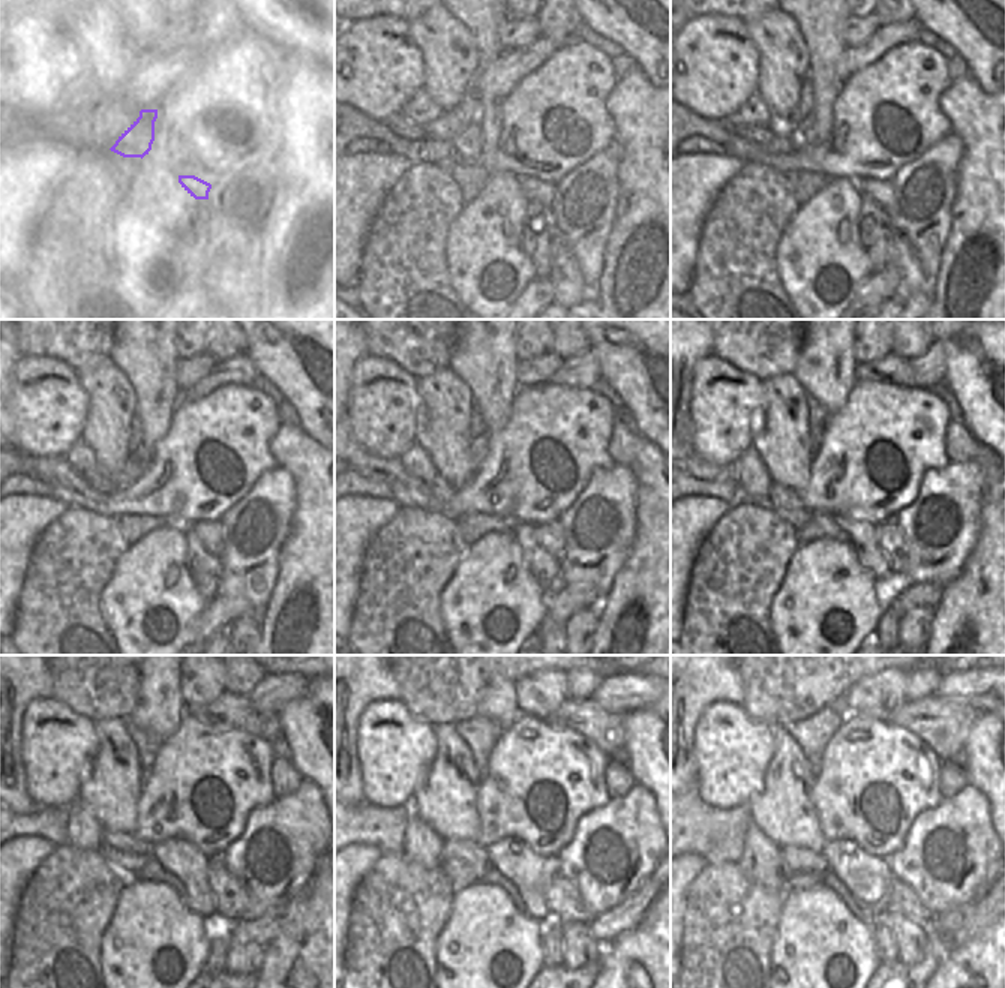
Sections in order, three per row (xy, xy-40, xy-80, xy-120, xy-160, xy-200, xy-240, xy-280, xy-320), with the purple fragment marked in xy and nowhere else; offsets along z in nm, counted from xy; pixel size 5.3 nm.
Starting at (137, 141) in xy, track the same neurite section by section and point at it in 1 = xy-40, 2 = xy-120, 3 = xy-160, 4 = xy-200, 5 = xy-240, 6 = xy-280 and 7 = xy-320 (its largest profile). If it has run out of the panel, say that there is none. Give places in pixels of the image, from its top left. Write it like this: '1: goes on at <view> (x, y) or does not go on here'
1: goes on at xy-40 (468, 143)
2: goes on at xy-120 (140, 458)
3: goes on at xy-160 (477, 447)
4: goes on at xy-200 (815, 443)
5: goes on at xy-240 (144, 775)
6: goes on at xy-280 (483, 771)
7: goes on at xy-320 (813, 760)

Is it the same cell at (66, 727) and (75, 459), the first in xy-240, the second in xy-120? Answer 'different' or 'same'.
different

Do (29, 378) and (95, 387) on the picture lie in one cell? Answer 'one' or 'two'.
two

